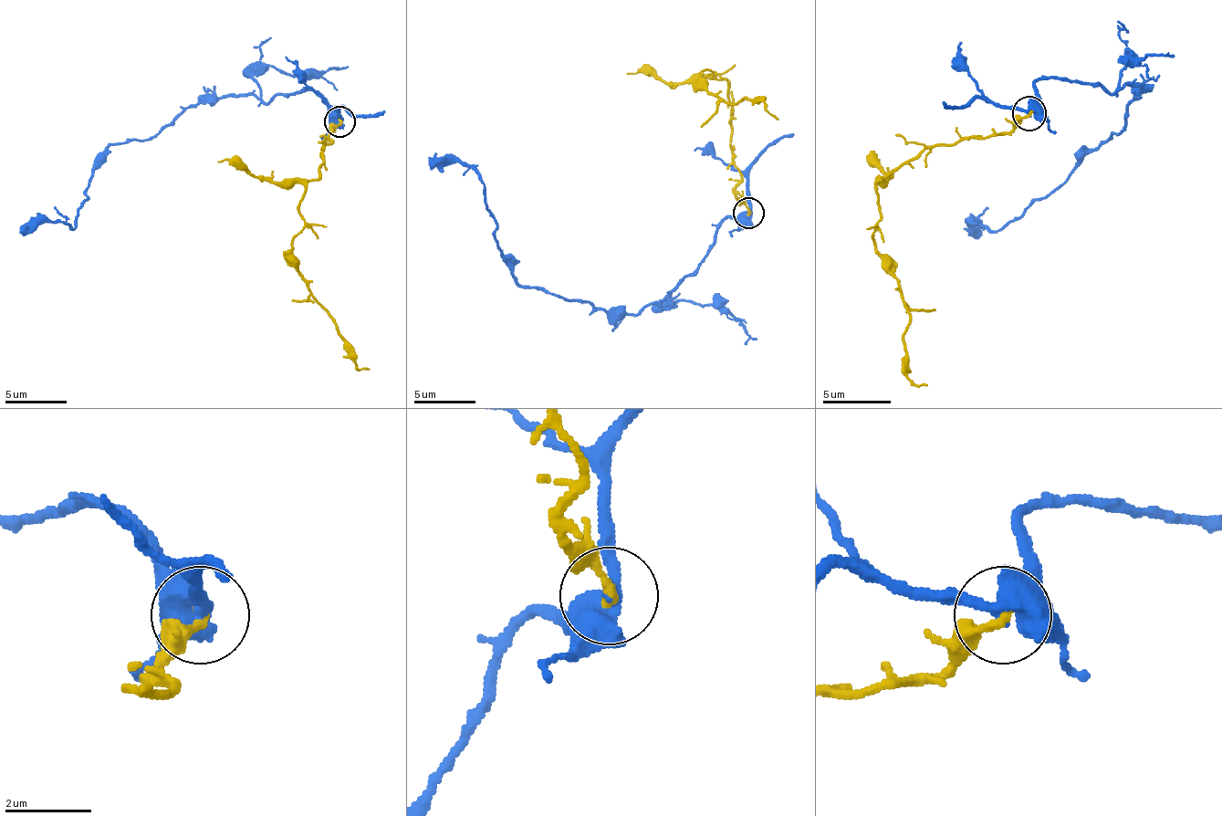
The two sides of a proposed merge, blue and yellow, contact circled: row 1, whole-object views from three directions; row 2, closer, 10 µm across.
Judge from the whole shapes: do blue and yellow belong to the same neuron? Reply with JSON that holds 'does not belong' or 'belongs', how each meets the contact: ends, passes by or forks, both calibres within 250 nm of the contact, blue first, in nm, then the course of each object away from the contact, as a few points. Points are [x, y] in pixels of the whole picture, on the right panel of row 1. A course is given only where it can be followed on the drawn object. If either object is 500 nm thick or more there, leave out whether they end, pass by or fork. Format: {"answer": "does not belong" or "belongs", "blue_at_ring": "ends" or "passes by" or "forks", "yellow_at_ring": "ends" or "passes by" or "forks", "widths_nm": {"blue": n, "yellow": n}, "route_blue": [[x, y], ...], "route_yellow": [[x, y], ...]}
{"answer": "does not belong", "blue_at_ring": "passes by", "yellow_at_ring": "ends", "widths_nm": {"blue": 440, "yellow": 200}, "route_blue": [[1028, 112], [1042, 78], [1117, 92], [1141, 85], [1123, 130], [991, 231], [974, 224], [977, 238]], "route_yellow": [[1028, 112], [1007, 132], [926, 146], [875, 183], [872, 241], [910, 316], [903, 337], [906, 374], [926, 384]]}

